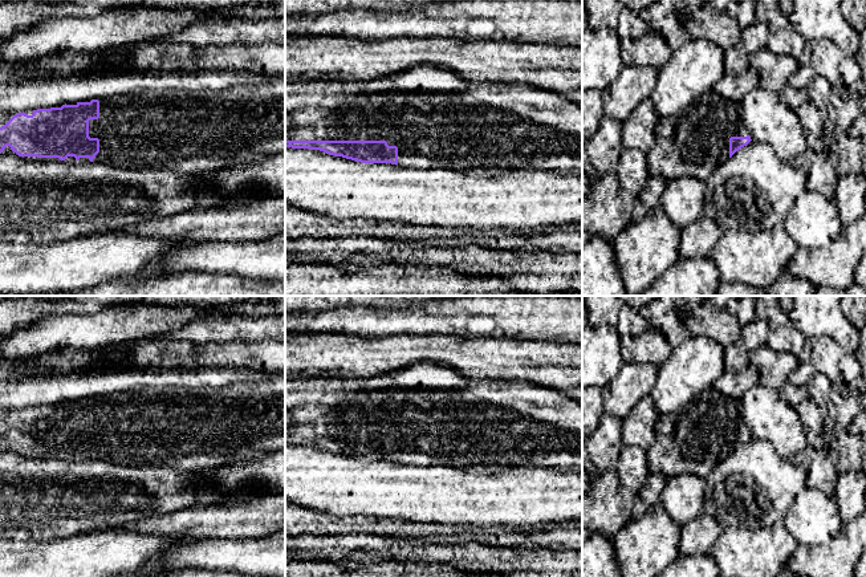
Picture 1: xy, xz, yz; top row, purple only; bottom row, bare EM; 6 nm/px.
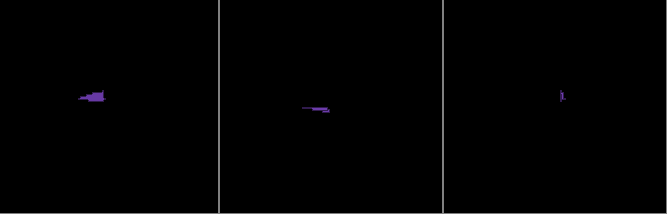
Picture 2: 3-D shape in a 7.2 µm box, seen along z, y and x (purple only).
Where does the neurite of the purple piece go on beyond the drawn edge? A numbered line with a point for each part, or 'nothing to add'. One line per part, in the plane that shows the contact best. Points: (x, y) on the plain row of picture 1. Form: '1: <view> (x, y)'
1: xy (188, 430)

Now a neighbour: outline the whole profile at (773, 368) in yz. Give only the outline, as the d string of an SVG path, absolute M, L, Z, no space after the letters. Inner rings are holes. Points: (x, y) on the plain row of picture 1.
M767 345L749 352L749 363L757 369L759 385L780 393L800 365L790 353L778 353Z

